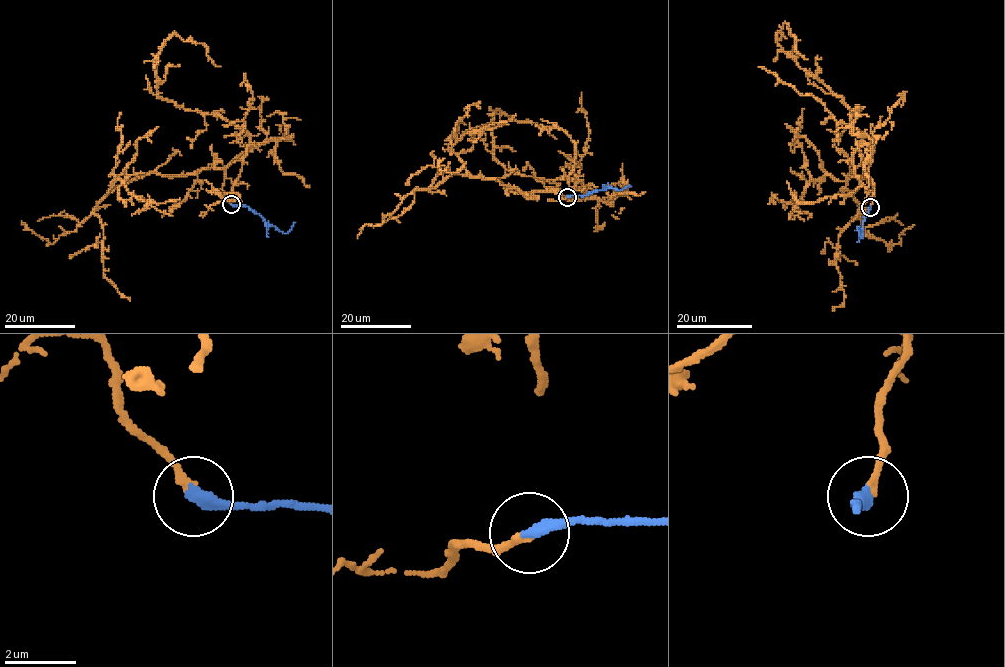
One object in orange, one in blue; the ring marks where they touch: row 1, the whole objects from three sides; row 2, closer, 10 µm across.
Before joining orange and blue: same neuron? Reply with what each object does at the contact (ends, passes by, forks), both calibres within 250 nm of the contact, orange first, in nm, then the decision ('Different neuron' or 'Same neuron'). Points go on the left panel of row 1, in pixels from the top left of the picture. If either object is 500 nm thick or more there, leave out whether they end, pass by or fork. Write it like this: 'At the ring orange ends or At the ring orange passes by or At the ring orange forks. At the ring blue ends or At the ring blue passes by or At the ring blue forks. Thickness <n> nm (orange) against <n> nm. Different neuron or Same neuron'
At the ring orange ends. At the ring blue ends. Thickness 240 nm (orange) against 360 nm. Same neuron

